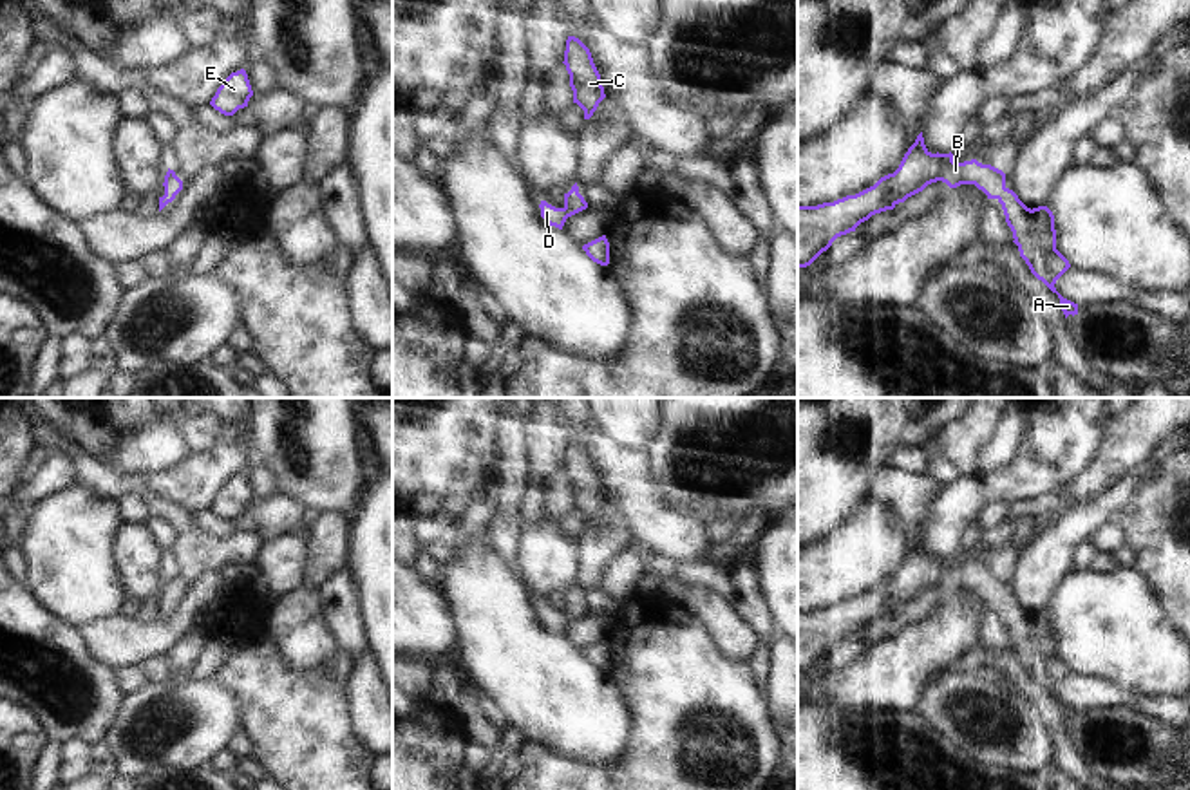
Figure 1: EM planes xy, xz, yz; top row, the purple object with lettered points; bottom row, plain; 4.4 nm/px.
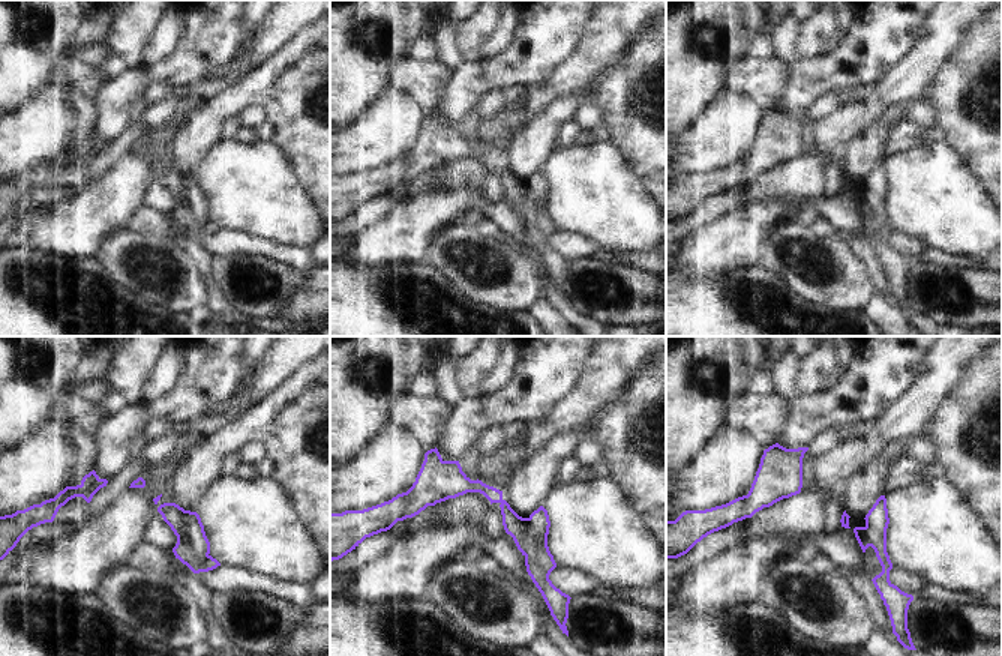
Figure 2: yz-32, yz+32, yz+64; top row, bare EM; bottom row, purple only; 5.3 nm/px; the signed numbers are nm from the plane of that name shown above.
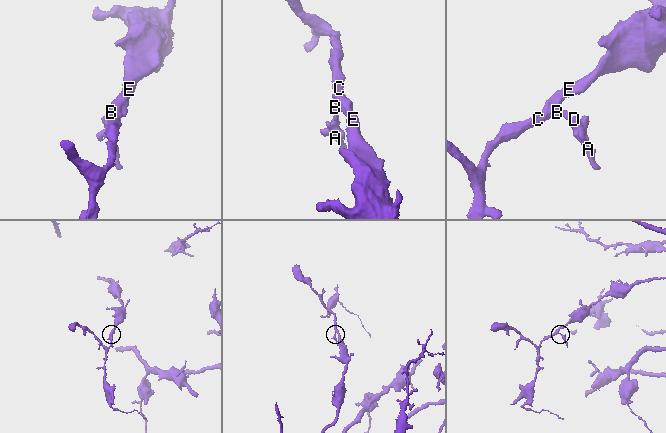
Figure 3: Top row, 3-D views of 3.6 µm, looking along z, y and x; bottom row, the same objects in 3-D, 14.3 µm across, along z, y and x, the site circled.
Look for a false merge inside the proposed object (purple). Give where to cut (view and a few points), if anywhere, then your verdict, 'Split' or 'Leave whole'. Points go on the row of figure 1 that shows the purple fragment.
No split. Leave whole.

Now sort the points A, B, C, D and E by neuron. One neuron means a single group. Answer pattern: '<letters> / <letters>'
A B C D E

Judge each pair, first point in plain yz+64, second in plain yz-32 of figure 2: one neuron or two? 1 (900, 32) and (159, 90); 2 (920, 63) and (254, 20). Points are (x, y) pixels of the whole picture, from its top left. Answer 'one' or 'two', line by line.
1: two
2: two

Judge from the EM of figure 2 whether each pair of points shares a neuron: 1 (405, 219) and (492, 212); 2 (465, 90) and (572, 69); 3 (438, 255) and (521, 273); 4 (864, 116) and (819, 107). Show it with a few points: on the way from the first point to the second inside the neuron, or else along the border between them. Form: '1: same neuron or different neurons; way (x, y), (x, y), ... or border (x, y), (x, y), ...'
1: same neuron; way (426, 213), (458, 201), (471, 201)
2: different neurons; border (576, 48), (543, 84)
3: same neuron; way (459, 272), (479, 287), (500, 285)
4: different neurons; border (839, 107), (815, 123)

